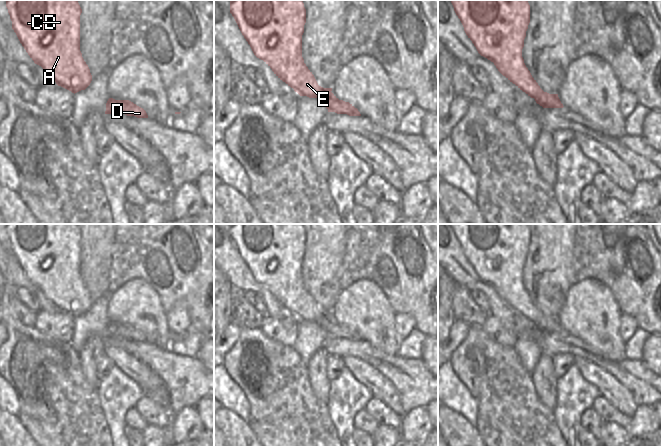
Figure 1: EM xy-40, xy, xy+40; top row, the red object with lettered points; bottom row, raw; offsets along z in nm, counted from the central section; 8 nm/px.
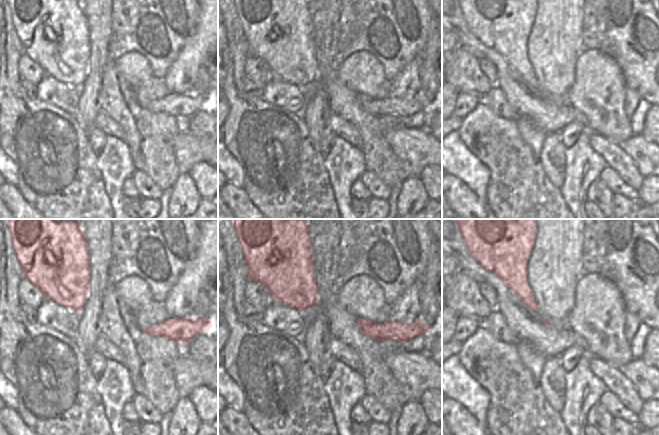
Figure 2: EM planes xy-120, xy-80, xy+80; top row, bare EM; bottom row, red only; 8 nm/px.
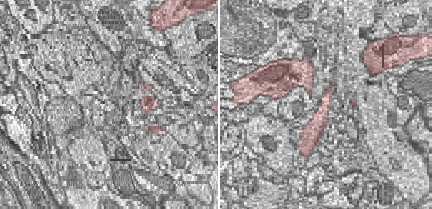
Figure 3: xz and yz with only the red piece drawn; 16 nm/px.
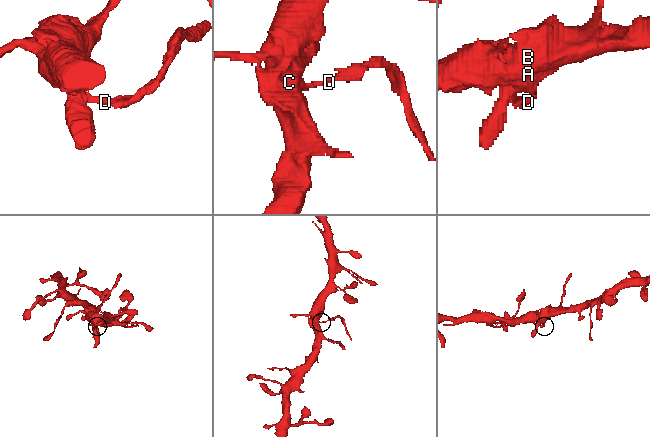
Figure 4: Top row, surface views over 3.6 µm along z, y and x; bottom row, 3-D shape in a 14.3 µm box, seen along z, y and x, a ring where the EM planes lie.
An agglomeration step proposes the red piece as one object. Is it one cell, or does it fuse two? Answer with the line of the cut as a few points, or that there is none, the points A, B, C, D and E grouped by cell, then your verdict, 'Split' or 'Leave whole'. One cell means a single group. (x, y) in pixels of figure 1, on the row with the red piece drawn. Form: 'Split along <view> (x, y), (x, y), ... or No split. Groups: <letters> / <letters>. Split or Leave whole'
Split along xy (330, 91), (324, 94), (317, 94), (315, 97). Groups: A B C E / D. Split.

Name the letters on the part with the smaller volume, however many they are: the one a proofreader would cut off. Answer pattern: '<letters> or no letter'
D.

